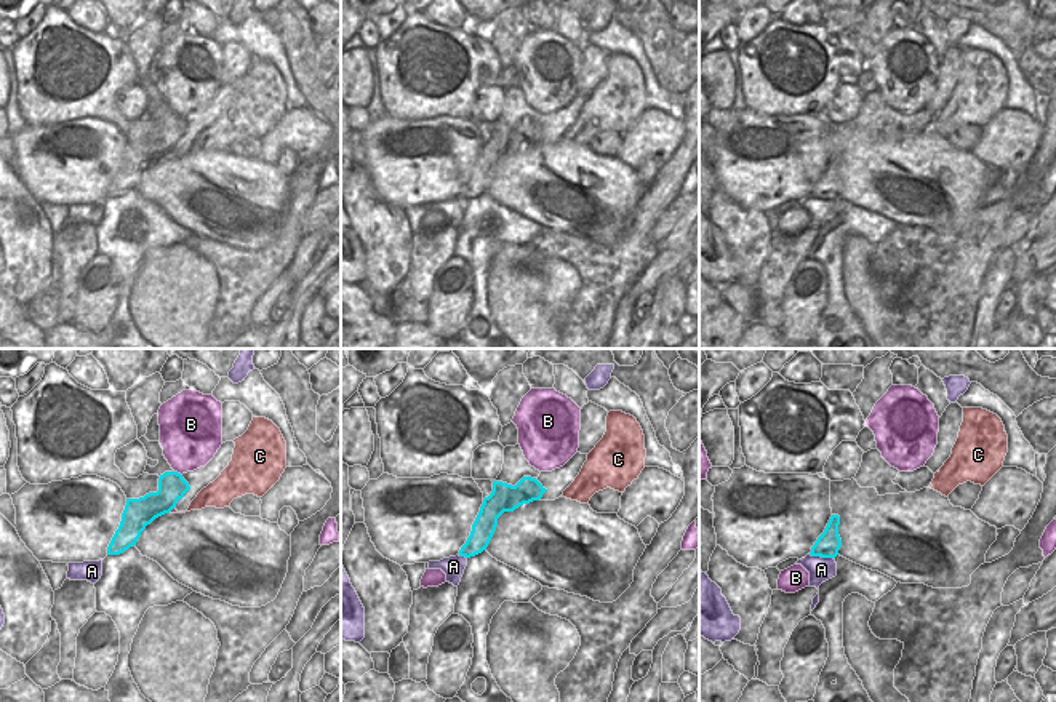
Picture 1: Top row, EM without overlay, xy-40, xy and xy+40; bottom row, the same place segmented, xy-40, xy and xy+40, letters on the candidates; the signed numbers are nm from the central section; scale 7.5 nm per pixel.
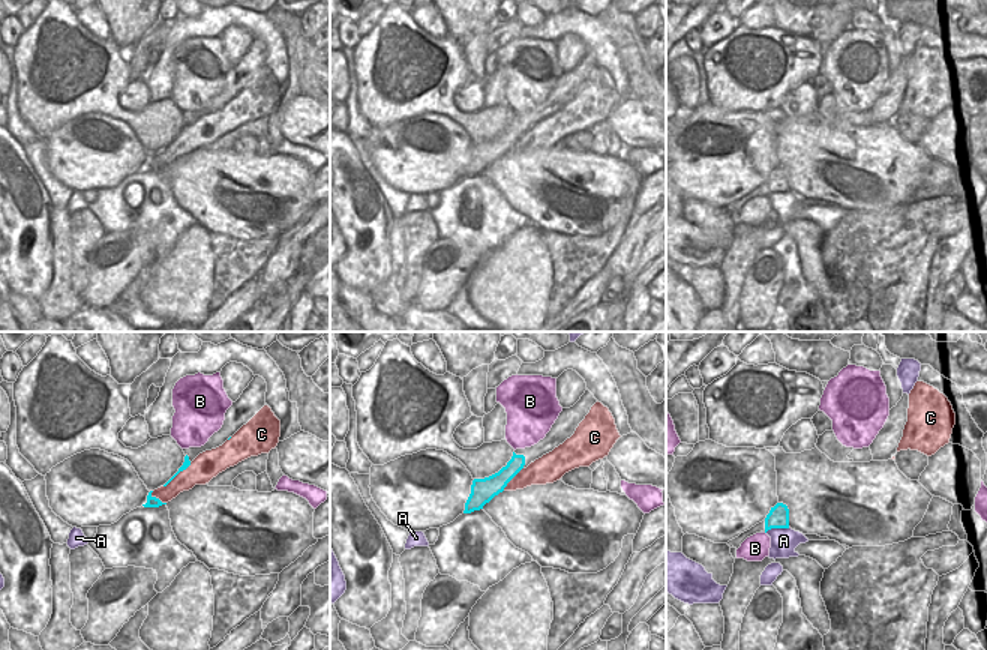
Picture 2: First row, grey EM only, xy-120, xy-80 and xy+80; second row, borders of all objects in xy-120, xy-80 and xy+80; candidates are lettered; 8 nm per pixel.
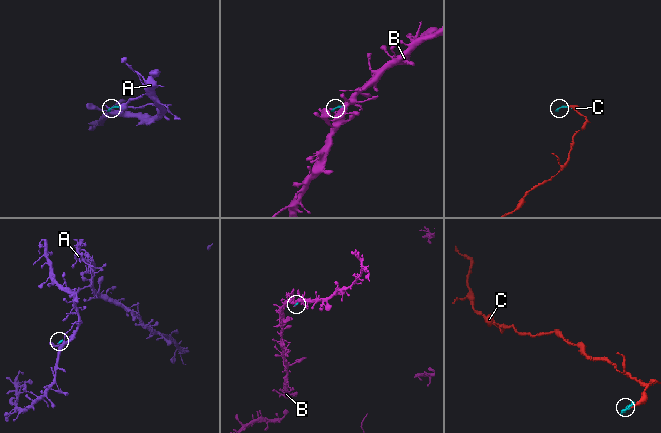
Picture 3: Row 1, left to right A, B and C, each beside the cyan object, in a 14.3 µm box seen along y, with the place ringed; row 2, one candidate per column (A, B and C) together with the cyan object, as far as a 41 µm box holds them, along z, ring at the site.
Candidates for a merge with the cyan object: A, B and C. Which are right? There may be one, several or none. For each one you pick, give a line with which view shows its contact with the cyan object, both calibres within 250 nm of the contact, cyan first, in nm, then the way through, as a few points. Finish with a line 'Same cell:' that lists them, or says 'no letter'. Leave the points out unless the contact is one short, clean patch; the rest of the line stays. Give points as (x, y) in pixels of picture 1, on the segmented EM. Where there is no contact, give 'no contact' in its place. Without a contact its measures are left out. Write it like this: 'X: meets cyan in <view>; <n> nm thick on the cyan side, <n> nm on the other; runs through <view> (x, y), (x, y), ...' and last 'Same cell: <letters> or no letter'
Same cell: no letter

